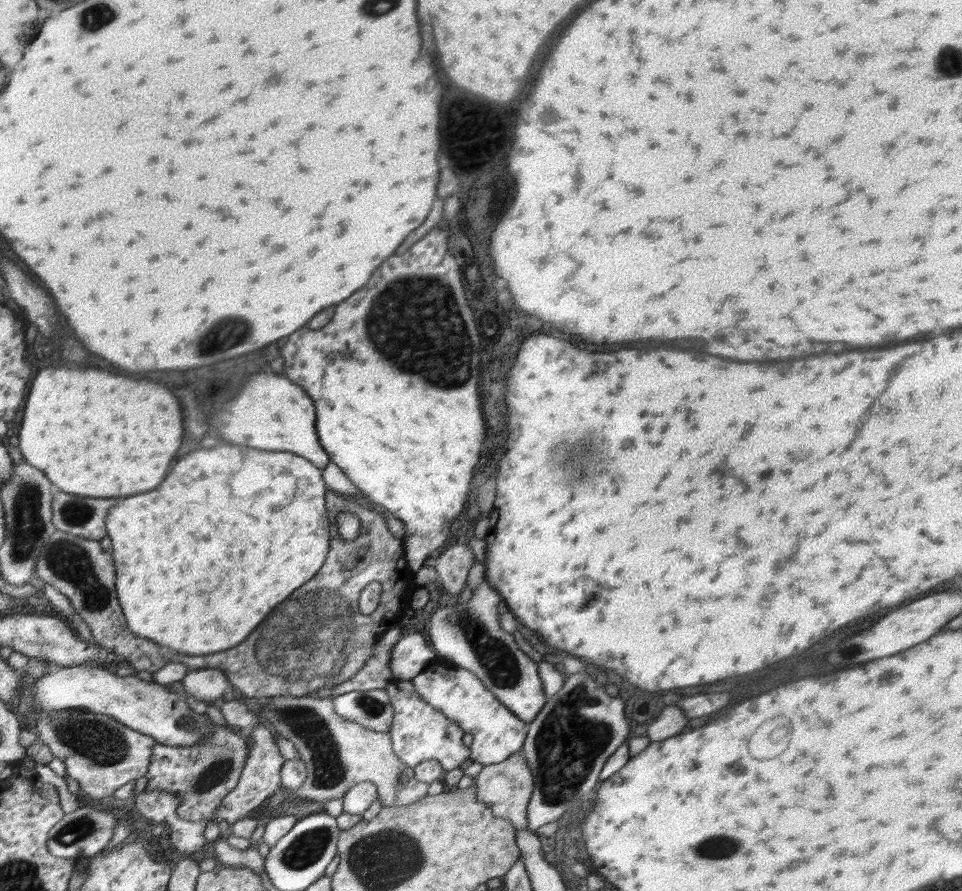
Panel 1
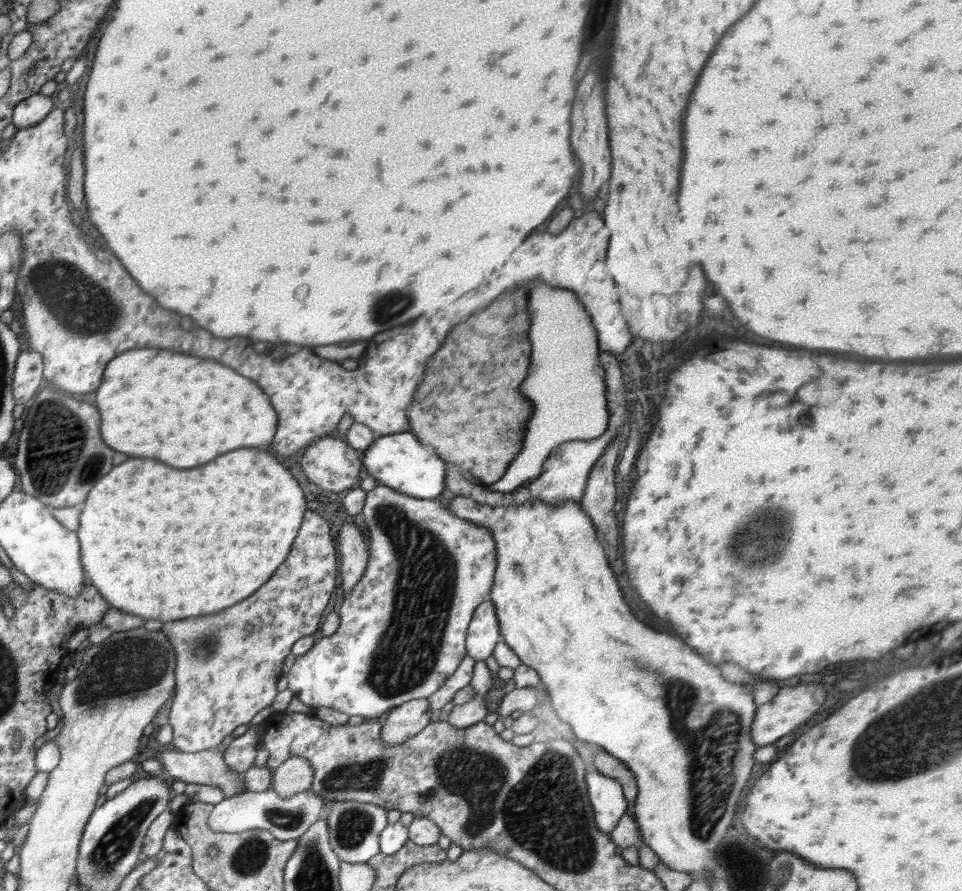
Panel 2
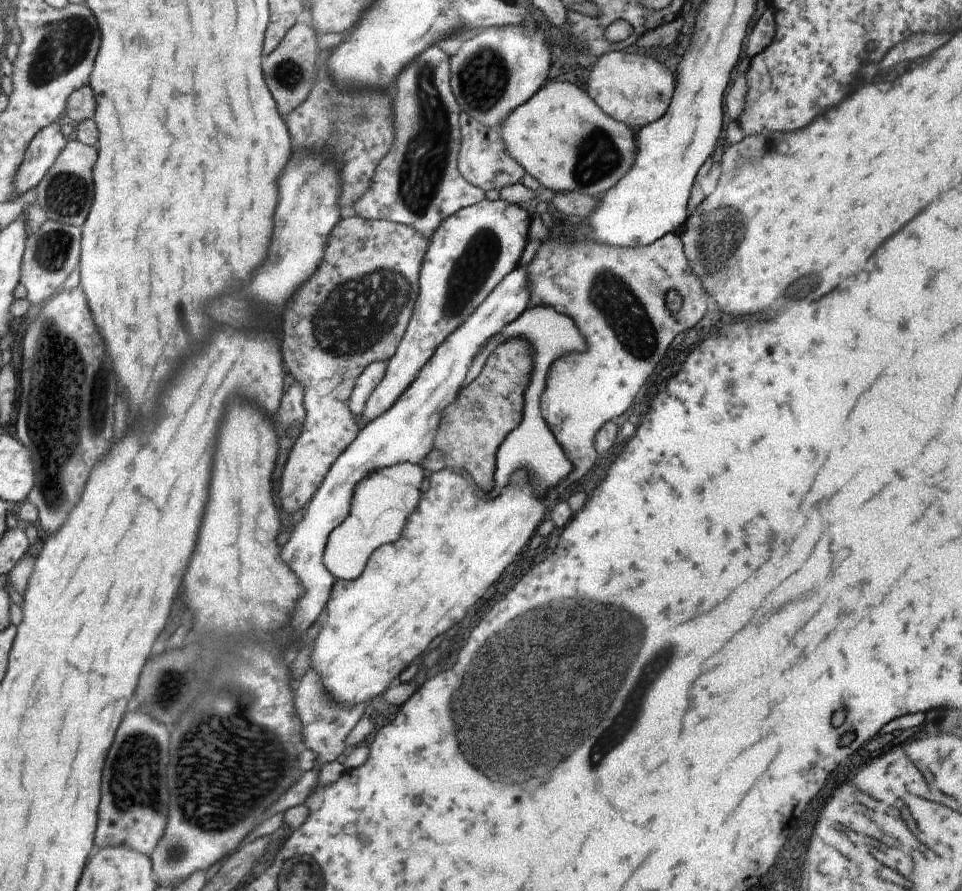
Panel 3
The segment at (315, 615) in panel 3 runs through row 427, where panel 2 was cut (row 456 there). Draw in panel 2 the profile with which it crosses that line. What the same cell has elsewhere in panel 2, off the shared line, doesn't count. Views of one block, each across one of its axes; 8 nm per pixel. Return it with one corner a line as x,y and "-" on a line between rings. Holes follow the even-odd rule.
410,431
380,436
363,454
362,464
368,470
368,474
379,482
378,484
414,498
441,499
445,488
446,462
440,460
430,446
420,443

